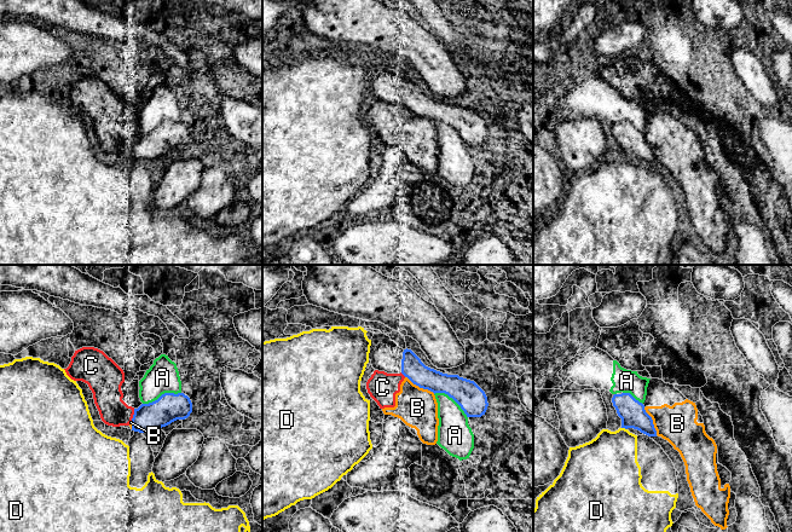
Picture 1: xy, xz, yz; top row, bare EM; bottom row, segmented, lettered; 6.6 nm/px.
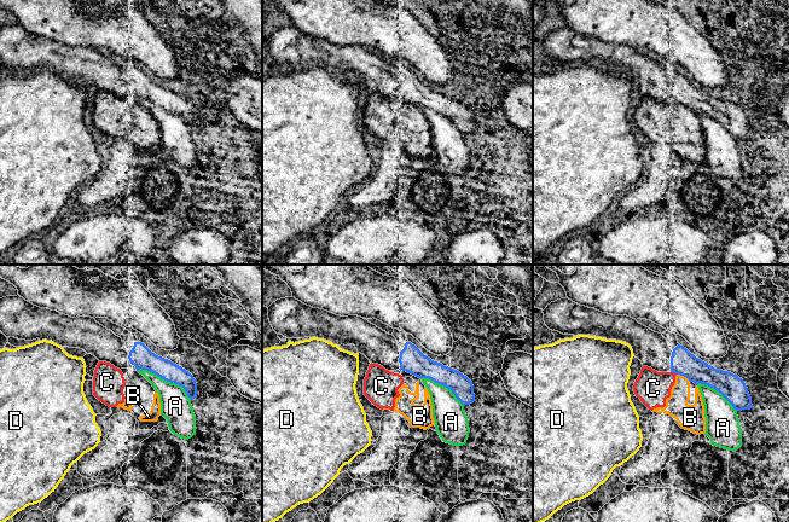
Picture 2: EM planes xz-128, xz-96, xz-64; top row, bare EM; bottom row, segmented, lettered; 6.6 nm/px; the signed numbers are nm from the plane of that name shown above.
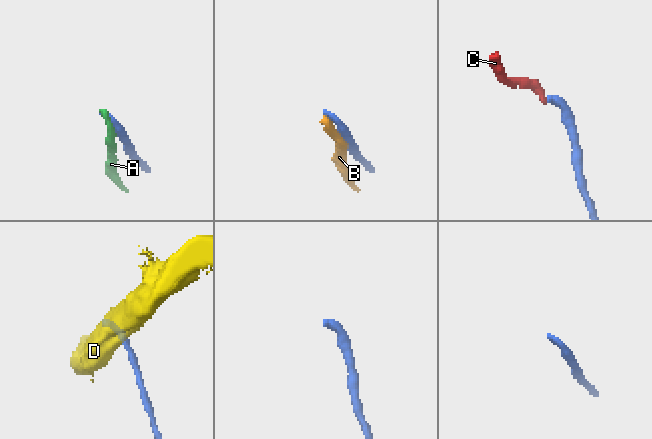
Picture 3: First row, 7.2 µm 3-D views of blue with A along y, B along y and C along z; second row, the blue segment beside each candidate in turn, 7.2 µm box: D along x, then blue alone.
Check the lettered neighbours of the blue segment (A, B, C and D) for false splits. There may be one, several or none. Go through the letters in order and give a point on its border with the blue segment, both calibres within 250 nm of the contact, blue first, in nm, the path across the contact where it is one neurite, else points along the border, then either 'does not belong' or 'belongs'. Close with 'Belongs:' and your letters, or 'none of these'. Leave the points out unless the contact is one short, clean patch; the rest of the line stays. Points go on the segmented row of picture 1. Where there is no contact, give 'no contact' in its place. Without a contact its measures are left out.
A: xy (162, 394) | 190/220 nm | does not belong
B: xz (420, 387) | 150/260 nm | does not belong
C: xy (133, 415) | 190/190 nm | does not belong
D: yz (624, 427) | 170/360 nm | does not belong
Belongs: none of these

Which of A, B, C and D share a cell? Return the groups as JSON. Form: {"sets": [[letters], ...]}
{"sets": [["A"], ["B", "C"], ["D"]]}

